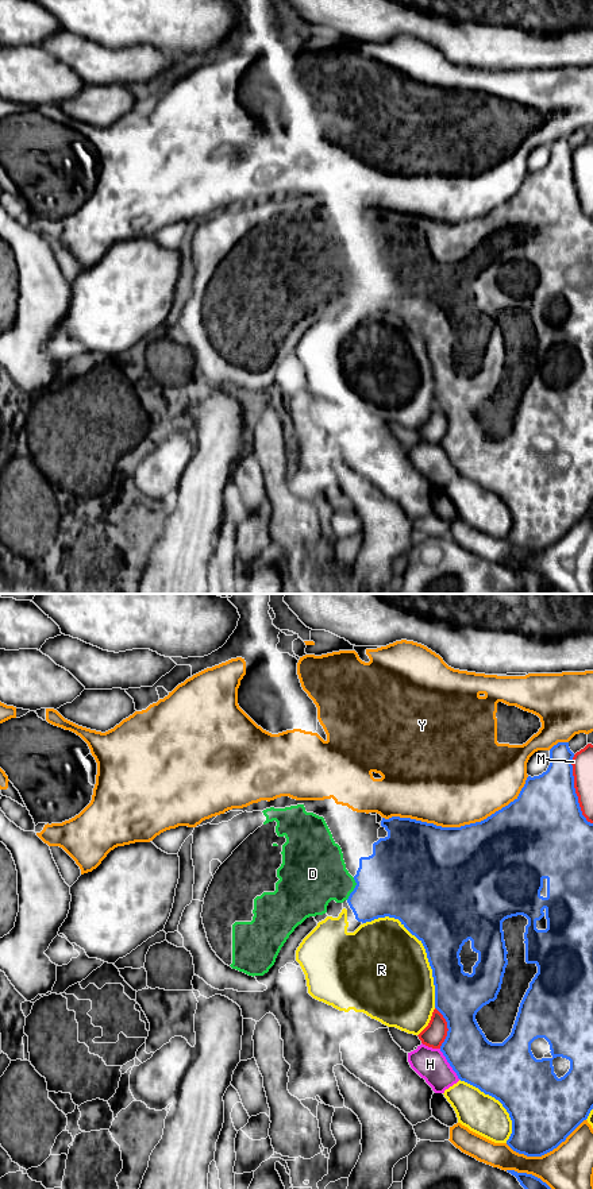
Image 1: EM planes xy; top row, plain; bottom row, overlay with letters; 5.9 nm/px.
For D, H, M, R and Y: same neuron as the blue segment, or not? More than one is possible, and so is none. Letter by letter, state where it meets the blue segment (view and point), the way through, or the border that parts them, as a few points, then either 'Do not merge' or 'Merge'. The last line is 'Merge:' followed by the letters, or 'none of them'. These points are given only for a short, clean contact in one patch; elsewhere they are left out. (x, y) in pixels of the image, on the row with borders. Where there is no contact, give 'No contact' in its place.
D: Touches blue at xy (354, 888). Path across: xy (395, 881), (380, 888), (354, 888), (339, 886), (315, 873). Merge
H: Touches blue at xy (449, 1062). Do not merge
M: Touches blue at xy (574, 790). Do not merge
R: Touches blue at xy (423, 945). Do not merge
Y: Touches blue at xy (461, 826). Do not merge
Merge: D

